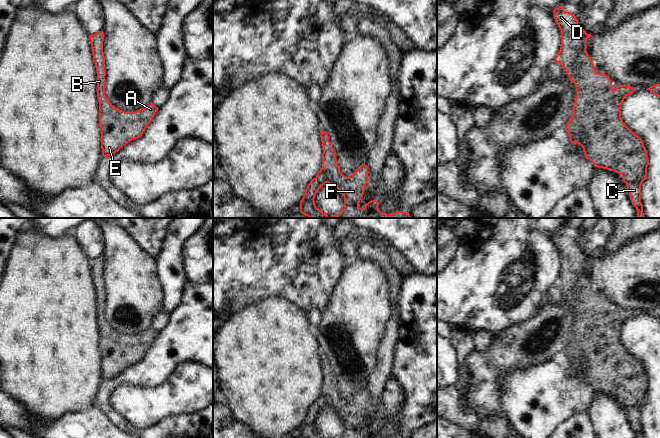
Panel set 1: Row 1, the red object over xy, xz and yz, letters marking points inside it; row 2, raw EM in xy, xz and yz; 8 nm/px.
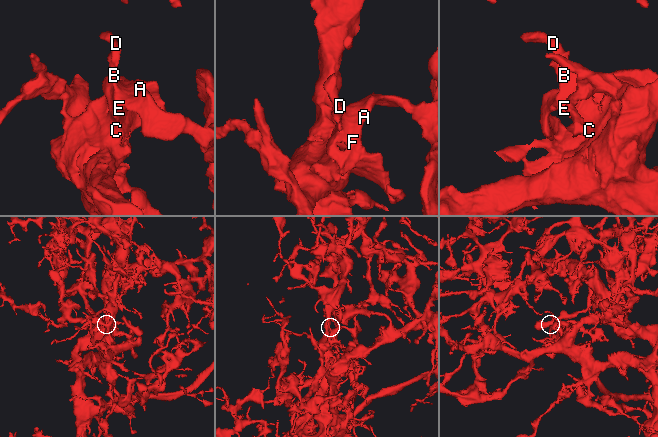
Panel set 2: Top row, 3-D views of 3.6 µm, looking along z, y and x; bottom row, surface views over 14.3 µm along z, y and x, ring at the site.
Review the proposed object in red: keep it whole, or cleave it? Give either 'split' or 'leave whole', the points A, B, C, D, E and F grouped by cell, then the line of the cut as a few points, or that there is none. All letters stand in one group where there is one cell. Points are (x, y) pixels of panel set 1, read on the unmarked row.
leave whole; groups A B C D E F; cut none

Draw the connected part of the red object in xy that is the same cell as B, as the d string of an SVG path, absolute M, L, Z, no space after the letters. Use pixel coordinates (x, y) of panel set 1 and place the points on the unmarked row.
M101 255L89 260L89 264L97 295L102 380L108 381L118 376L130 365L140 362L151 347L158 332L150 327L143 333L135 336L125 336L110 328L105 319L104 260L104 256Z

